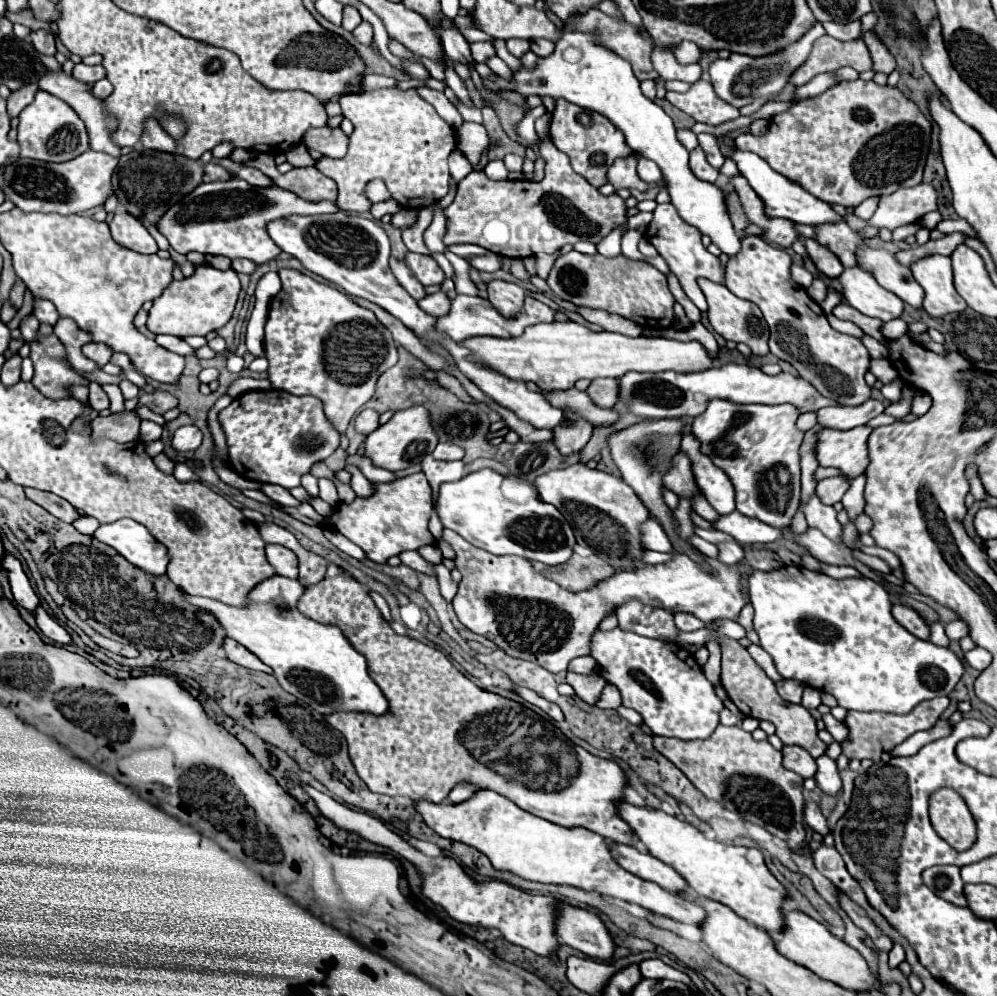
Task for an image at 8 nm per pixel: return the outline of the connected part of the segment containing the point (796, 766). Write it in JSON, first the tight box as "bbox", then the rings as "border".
{"bbox":[783,746,817,778],"border":[[[785,746],[783,764],[785,764],[785,768],[801,774],[803,778],[811,778],[817,772],[817,764],[815,764],[813,756],[807,750],[803,750],[801,746]]]}

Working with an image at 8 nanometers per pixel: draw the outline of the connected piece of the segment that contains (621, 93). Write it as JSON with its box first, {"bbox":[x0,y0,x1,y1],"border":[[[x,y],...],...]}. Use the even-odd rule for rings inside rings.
{"bbox":[481,30,741,256],"border":[[[565,30],[563,36],[555,42],[553,54],[539,58],[535,68],[521,66],[517,72],[513,72],[511,80],[497,74],[481,80],[483,86],[491,92],[511,90],[525,98],[565,98],[571,104],[607,116],[625,134],[627,144],[633,148],[633,152],[653,160],[661,168],[667,182],[667,192],[671,194],[671,202],[677,208],[679,216],[695,226],[701,234],[707,234],[711,242],[717,244],[727,256],[735,256],[741,250],[741,240],[735,234],[721,190],[715,184],[705,184],[703,180],[697,180],[693,172],[689,172],[689,152],[677,140],[673,120],[653,100],[643,96],[631,64],[615,54],[611,48],[601,44],[601,40],[597,40],[593,32]]]}

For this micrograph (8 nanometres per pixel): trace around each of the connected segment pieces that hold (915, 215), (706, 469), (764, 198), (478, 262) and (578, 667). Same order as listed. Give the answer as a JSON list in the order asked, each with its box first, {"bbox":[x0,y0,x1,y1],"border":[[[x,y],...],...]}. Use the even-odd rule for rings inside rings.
[{"bbox":[845,184,937,232],"border":[[[917,184],[913,188],[899,188],[893,194],[881,196],[879,206],[871,220],[863,222],[855,214],[847,214],[845,220],[851,224],[851,228],[857,232],[863,226],[877,226],[895,230],[905,224],[919,222],[921,216],[927,212],[937,210],[937,192],[931,184]]]},{"bbox":[681,434,735,514],"border":[[[683,434],[681,450],[687,452],[693,464],[693,476],[701,492],[705,494],[707,502],[719,514],[731,514],[735,510],[735,492],[729,476],[717,468],[707,456],[701,456],[699,444],[693,434]]]},{"bbox":[717,136,841,224],"border":[[[723,136],[717,138],[719,140],[719,148],[721,154],[725,158],[731,158],[737,164],[737,170],[741,176],[745,176],[745,180],[749,182],[749,186],[757,192],[757,196],[761,196],[761,202],[765,206],[765,216],[767,218],[785,218],[791,222],[799,222],[799,224],[825,224],[829,220],[841,220],[839,214],[833,212],[833,208],[821,200],[817,200],[813,194],[809,194],[805,188],[801,188],[799,184],[787,180],[785,176],[781,176],[779,172],[775,172],[765,160],[761,160],[757,154],[751,152],[741,152],[735,146],[729,146]]]},{"bbox":[467,252,501,272],"border":[[[487,252],[483,256],[469,256],[467,262],[481,272],[495,272],[501,268],[501,256],[493,254],[493,252]]]},{"bbox":[568,656,599,674],"border":[[[583,656],[573,659],[568,666],[568,671],[577,673],[577,674],[591,674],[598,673],[599,666],[591,656]]]}]

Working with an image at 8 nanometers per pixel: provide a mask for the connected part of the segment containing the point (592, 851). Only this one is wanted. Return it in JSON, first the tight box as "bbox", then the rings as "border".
{"bbox":[415,790,707,928],"border":[[[481,790],[473,798],[463,804],[415,804],[421,812],[425,824],[435,830],[441,838],[463,842],[467,846],[483,852],[495,868],[513,872],[525,880],[545,882],[545,884],[565,884],[575,886],[587,892],[597,892],[601,896],[619,898],[631,904],[637,904],[653,914],[661,914],[683,924],[699,928],[707,918],[707,912],[693,904],[691,900],[681,900],[681,896],[673,896],[665,892],[659,884],[645,882],[631,872],[623,870],[617,860],[611,856],[607,840],[593,832],[585,832],[583,828],[561,828],[557,824],[549,824],[519,806],[511,800],[499,796],[491,790]]]}

